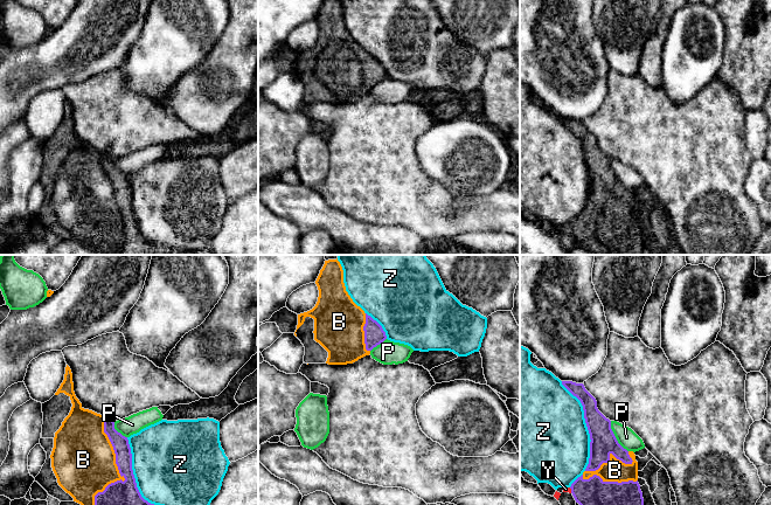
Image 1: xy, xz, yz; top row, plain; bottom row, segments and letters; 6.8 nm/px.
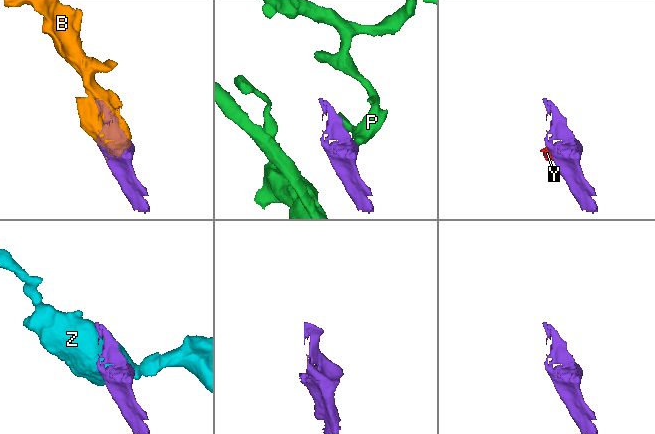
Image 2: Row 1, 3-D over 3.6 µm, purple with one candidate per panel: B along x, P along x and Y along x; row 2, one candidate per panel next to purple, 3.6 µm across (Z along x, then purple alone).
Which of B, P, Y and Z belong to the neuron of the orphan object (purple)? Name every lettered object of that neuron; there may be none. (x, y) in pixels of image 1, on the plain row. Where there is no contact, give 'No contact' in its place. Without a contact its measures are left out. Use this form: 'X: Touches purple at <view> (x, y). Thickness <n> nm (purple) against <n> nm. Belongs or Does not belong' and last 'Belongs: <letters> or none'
B: Touches purple at xy (118, 207). Thickness 300 nm (purple) against 440 nm. Belongs
P: Touches purple at yz (615, 174). Thickness 180 nm (purple) against 140 nm. Does not belong
Y: Touches purple at yz (571, 228). Thickness 240 nm (purple) against 30 nm. Does not belong
Z: Touches purple at xy (136, 221). Thickness 340 nm (purple) against 500 nm. Does not belong
Belongs: B

